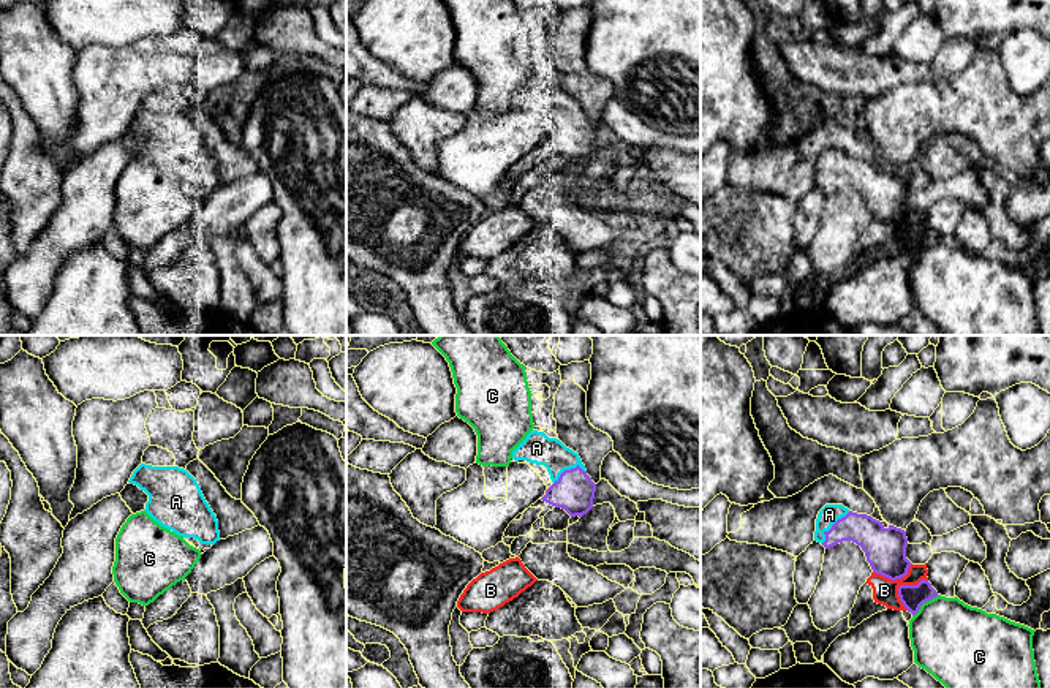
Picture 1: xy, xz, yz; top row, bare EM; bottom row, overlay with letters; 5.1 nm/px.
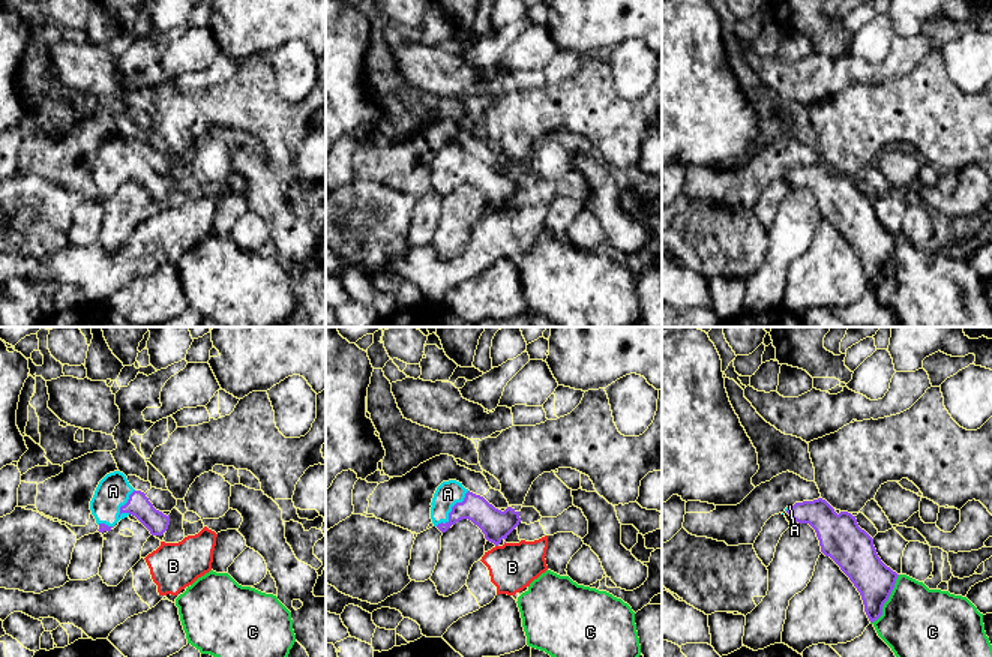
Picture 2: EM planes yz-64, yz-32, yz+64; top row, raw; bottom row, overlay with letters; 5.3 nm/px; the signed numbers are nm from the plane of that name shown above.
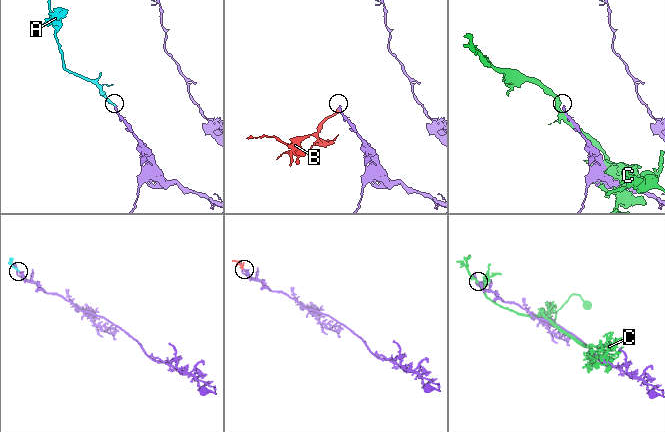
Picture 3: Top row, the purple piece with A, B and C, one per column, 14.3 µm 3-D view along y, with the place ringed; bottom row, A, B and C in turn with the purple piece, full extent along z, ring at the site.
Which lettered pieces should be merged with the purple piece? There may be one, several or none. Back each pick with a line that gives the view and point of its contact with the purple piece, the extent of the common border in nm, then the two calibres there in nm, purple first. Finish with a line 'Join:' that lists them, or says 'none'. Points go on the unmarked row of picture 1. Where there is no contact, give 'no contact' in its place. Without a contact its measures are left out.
A: yz (832, 171) | 220 nm | 170/100 nm
Join: A

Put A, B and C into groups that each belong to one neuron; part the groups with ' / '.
A / B / C

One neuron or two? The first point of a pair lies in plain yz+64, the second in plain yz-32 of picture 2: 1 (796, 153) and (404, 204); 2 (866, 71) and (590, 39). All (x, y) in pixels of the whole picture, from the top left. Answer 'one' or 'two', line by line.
1: two
2: two

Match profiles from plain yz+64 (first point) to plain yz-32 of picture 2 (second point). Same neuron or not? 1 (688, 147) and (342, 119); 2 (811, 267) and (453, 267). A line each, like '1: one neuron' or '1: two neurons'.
1: one neuron
2: two neurons

